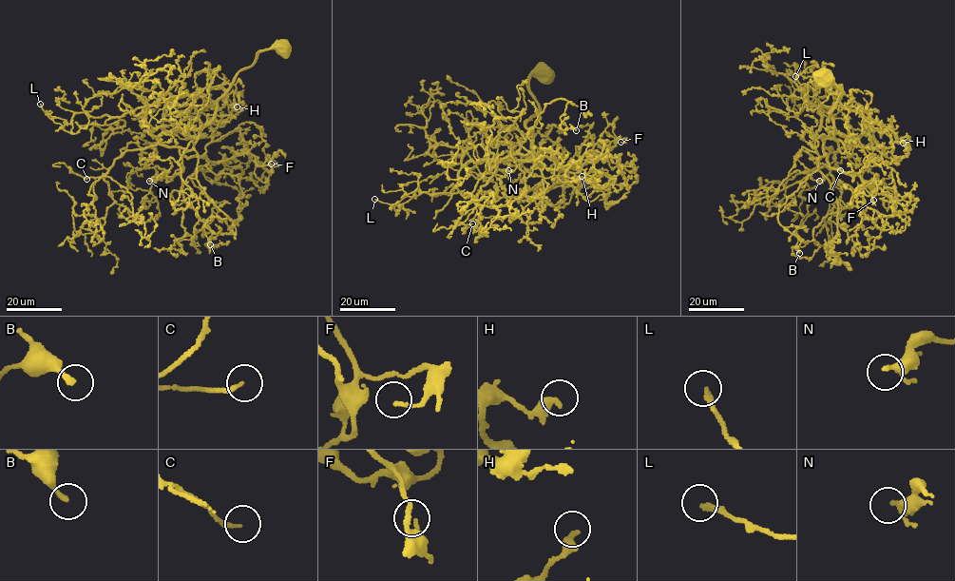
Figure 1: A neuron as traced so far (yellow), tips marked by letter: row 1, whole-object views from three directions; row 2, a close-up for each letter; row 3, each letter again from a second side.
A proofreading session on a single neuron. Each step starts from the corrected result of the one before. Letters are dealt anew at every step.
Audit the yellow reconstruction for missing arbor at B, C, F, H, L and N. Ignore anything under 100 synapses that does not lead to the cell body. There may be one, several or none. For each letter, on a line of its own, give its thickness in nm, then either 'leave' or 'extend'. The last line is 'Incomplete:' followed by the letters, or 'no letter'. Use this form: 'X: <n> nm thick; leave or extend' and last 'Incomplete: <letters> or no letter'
B: 220 nm thick; leave
C: 160 nm thick; leave
F: 120 nm thick; leave
H: 400 nm thick; leave
L: 190 nm thick; leave
N: 190 nm thick; leave
Incomplete: no letter

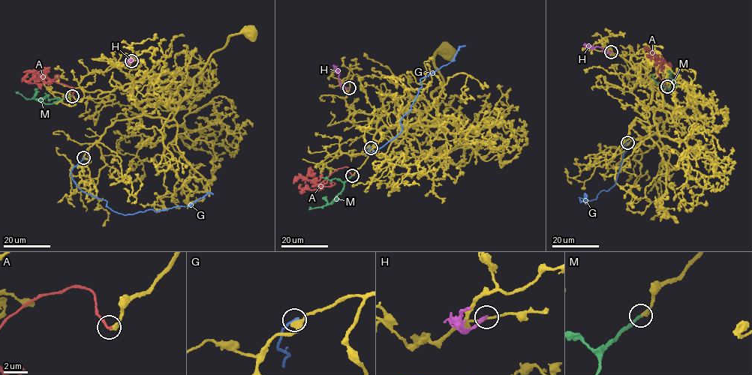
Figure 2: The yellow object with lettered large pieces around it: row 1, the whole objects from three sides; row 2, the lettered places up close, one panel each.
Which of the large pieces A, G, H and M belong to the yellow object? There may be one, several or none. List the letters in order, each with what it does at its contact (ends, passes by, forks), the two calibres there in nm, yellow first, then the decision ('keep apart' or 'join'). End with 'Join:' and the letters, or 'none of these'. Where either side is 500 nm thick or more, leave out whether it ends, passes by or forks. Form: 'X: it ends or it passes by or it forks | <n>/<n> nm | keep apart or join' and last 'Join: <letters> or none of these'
A: it ends | 440/200 nm | keep apart
G: it ends | 440/240 nm | keep apart
H: it ends | 170/320 nm | keep apart
M: it ends | 440/240 nm | join
Join: M

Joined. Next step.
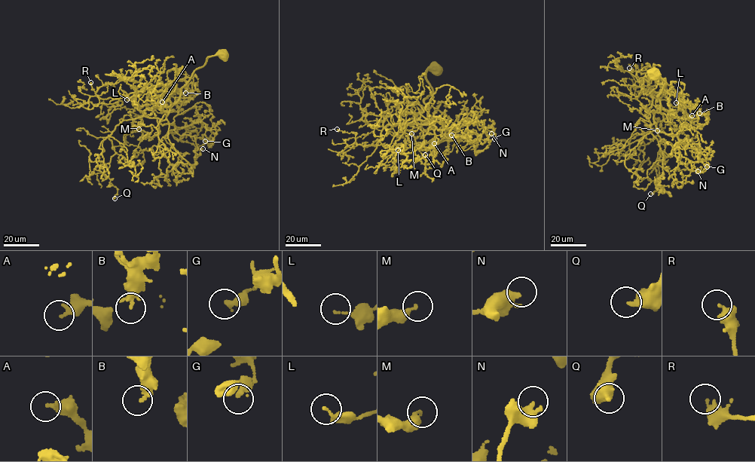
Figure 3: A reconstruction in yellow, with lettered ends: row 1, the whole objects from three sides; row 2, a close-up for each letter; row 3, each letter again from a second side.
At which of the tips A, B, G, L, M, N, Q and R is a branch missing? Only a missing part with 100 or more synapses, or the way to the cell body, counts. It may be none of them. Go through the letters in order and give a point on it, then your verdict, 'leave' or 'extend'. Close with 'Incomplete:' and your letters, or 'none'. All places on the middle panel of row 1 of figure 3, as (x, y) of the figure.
A: (434, 143) | leave
B: (451, 135) | leave
G: (494, 139) | leave
L: (398, 150) | leave
M: (411, 133) | leave
N: (491, 133) | leave
Q: (425, 154) | leave
R: (337, 129) | leave
Incomplete: none

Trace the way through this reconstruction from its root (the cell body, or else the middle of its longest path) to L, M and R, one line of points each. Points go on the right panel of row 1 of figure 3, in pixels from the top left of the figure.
L: (653, 74), (666, 83), (658, 97), (667, 121), (650, 111), (637, 72), (673, 87), (676, 102)
M: (653, 74), (666, 83), (658, 97), (667, 121), (658, 111), (652, 125), (634, 124), (657, 130)
R: (653, 74), (666, 83), (658, 97), (667, 121), (649, 108), (658, 93), (647, 86), (635, 94), (629, 68)

